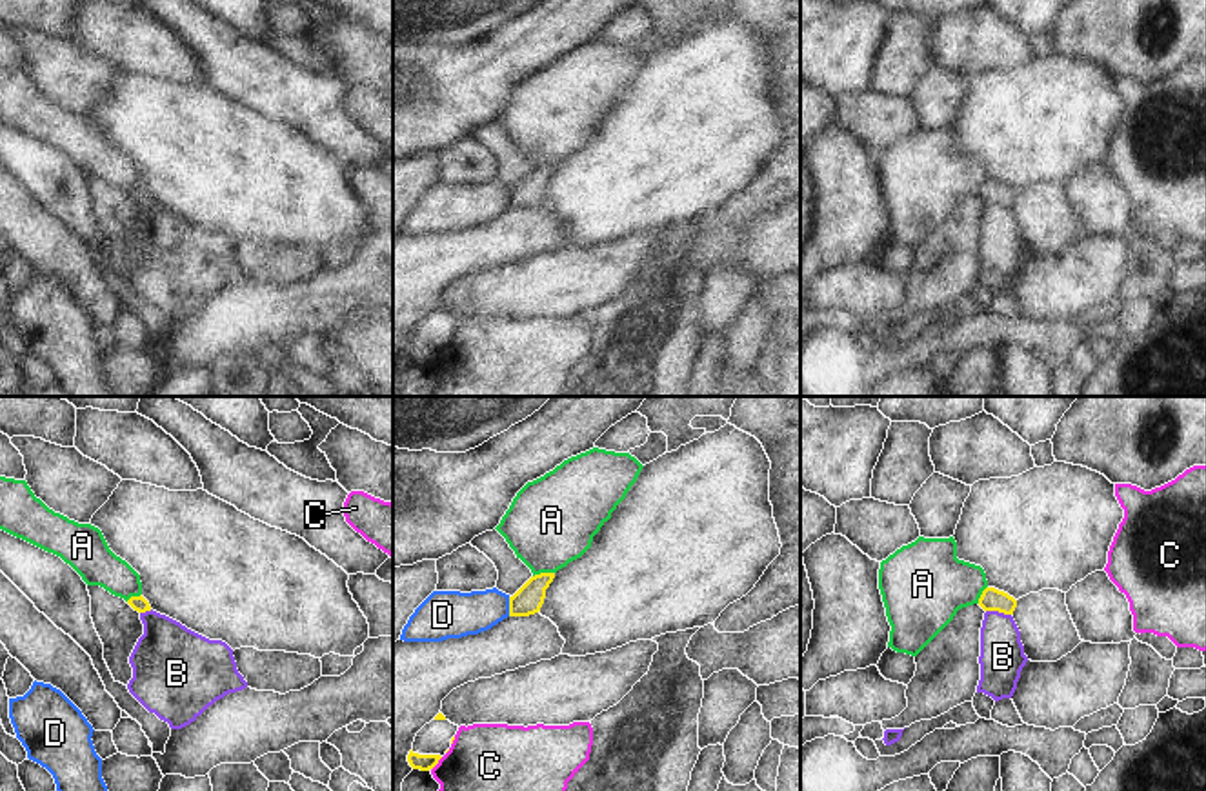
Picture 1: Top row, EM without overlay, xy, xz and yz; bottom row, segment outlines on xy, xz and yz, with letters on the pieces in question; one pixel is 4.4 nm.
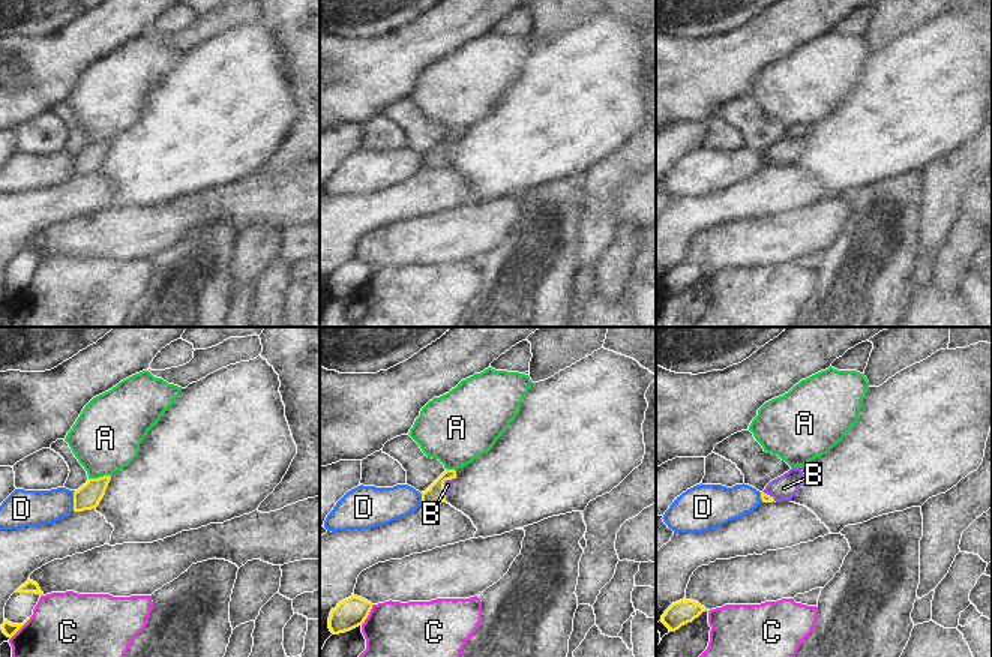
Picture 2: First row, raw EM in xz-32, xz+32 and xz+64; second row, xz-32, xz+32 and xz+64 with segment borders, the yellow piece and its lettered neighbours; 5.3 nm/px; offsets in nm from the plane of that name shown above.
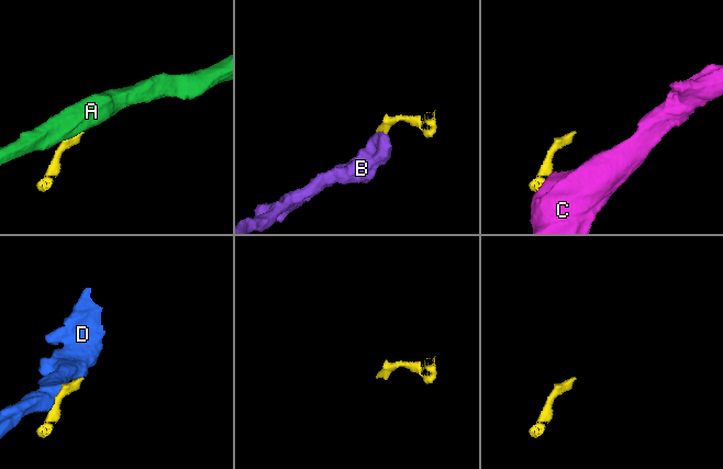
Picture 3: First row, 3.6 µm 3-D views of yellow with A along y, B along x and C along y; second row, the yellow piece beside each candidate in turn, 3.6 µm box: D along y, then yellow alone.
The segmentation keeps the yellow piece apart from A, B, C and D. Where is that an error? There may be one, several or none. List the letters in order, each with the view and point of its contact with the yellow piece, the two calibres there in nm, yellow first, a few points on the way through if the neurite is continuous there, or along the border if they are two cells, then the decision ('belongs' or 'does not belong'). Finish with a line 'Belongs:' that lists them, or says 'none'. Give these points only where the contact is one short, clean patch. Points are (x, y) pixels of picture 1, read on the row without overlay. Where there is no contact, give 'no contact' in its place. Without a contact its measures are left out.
A: contact xz (542, 166); calibres 130 and 400 nm; border xz (553, 164), (542, 164), (533, 170); does not belong
B: contact yz (999, 204); calibres 100 and 190 nm; border yz (986, 202), (1010, 208); does not belong
C: contact xz (437, 355); calibres 80 and 460 nm; border xz (442, 350), (432, 362); does not belong
D: contact xz (510, 199); calibres 130 and 200 nm; does not belong
Belongs: none

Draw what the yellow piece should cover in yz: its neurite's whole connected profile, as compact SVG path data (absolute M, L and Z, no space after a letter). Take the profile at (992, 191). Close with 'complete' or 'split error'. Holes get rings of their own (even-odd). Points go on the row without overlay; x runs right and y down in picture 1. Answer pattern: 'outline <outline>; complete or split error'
outline M986 180L979 191L979 198L984 204L999 204L1004 207L1013 207L1017 193L1004 184L999 184L995 180Z; complete

